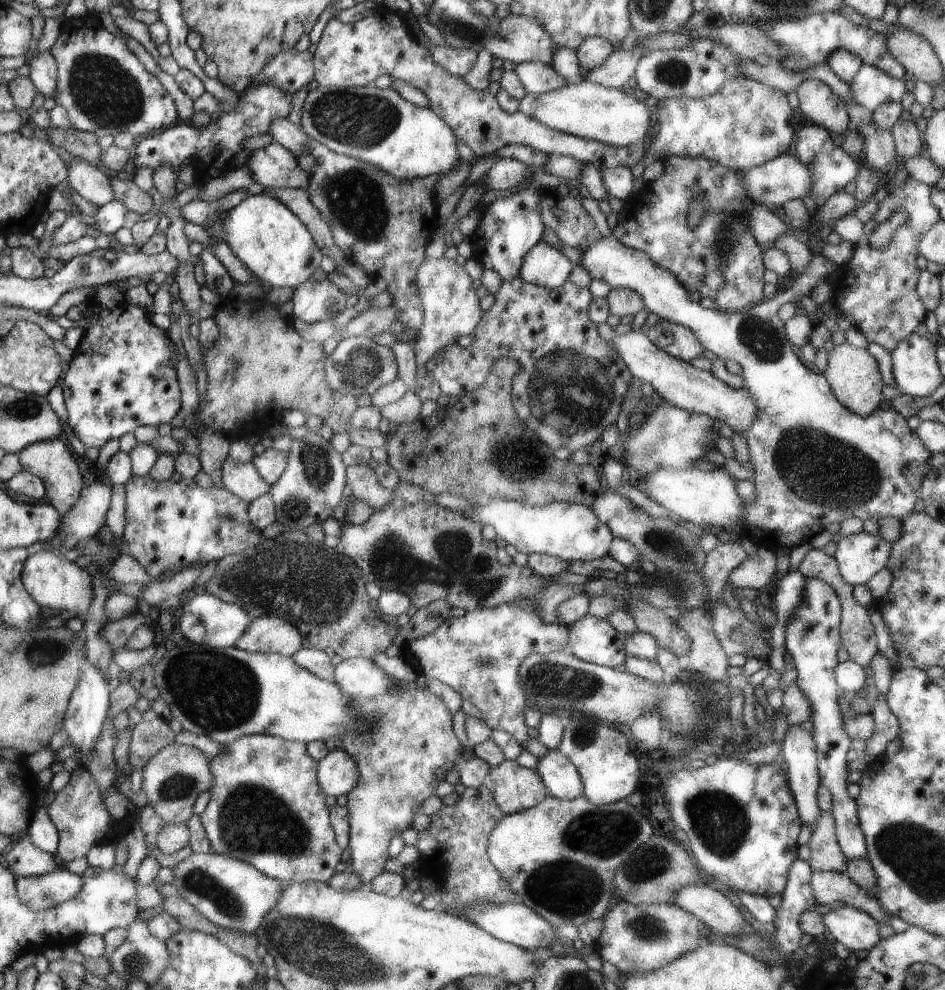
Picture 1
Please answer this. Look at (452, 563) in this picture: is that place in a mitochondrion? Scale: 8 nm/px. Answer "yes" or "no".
yes

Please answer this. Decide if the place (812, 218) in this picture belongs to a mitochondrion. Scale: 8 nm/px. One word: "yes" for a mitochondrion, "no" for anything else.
no

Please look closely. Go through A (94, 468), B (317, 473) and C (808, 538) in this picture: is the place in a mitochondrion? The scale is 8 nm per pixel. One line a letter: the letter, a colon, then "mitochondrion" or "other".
A: other
B: mitochondrion
C: other

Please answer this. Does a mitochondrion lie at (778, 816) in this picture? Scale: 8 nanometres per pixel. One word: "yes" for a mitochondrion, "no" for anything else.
no

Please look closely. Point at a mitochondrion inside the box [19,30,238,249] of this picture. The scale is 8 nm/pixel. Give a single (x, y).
(105, 93)

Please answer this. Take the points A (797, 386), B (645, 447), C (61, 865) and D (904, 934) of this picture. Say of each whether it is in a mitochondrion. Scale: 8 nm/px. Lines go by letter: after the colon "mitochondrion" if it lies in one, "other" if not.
A: other
B: mitochondrion
C: other
D: other

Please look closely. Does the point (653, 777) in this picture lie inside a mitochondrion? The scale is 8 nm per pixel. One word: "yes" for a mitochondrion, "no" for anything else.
no

